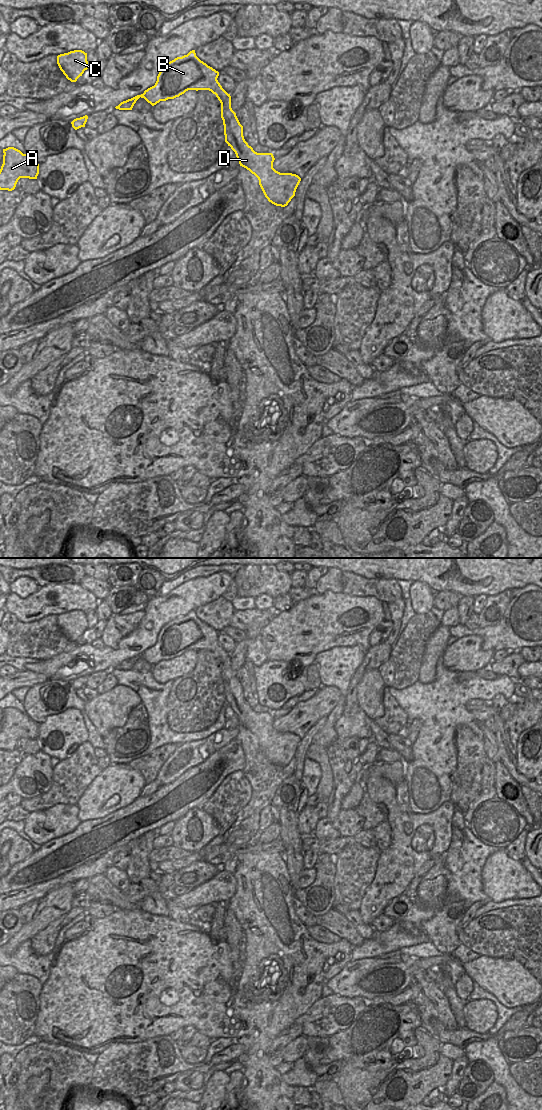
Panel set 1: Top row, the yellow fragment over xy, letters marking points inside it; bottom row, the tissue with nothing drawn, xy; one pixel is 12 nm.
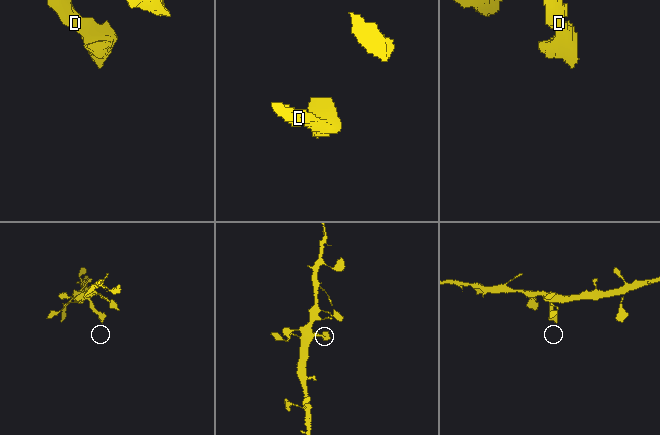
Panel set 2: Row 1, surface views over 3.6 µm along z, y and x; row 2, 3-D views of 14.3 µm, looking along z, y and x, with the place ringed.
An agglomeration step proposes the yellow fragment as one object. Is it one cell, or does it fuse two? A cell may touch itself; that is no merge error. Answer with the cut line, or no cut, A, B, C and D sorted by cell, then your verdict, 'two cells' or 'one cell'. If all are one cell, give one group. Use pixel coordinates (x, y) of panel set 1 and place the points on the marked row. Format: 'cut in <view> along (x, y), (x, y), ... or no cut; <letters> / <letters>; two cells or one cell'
no cut; A B C D; one cell

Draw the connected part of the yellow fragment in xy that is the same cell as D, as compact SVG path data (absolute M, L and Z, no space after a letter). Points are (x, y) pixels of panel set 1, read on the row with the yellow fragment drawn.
M195 50L190 51L187 55L177 57L168 62L160 70L157 81L154 86L148 88L143 94L137 95L131 99L121 102L116 109L132 110L136 101L141 97L144 98L152 106L160 101L174 99L184 94L188 90L209 90L216 95L221 103L221 118L224 125L225 142L235 152L240 166L249 170L258 180L259 185L269 202L276 206L285 207L295 196L296 189L301 181L301 178L292 173L280 173L273 168L275 160L272 153L257 153L245 141L243 136L243 126L240 124L236 113L231 108L231 96L220 85L217 78L219 72L201 61L195 53Z

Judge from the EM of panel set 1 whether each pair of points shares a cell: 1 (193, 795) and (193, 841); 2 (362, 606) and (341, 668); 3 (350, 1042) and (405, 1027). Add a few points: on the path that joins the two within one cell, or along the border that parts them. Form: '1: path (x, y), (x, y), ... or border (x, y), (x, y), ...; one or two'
1: border (200, 808), (190, 809), (175, 822); two
2: border (325, 650), (334, 647), (358, 646), (365, 652); two
3: path (366, 1044), (377, 1049), (389, 1040), (399, 1040); one

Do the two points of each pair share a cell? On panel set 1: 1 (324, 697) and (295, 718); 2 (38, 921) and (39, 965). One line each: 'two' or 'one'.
1: one
2: two

